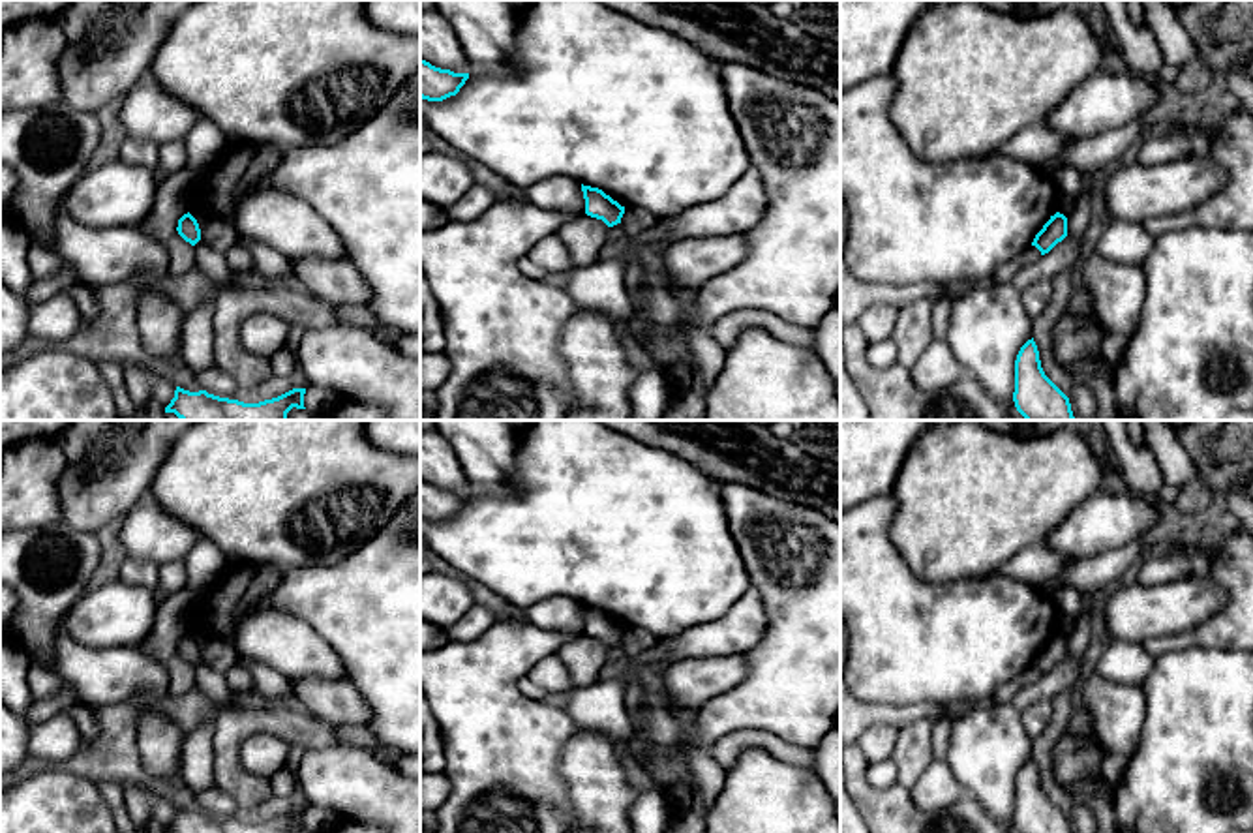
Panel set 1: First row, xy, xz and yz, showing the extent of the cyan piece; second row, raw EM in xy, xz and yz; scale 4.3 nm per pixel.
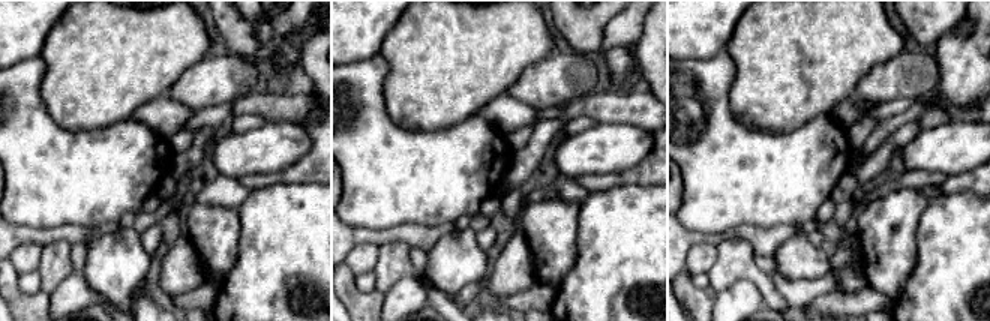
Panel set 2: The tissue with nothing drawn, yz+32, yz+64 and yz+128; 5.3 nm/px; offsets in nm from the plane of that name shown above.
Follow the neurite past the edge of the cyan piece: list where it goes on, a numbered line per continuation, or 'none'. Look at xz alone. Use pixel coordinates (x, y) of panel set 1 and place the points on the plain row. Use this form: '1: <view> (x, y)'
none

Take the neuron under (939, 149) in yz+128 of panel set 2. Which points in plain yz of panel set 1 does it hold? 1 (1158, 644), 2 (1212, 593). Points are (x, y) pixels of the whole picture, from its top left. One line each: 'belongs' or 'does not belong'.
1: does not belong
2: belongs

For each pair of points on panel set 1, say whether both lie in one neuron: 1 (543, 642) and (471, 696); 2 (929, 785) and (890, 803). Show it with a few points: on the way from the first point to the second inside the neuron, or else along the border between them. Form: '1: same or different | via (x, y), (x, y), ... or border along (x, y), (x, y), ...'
1: same | via (526, 644), (488, 680)
2: different | border along (908, 790), (920, 811), (944, 811), (953, 802)

